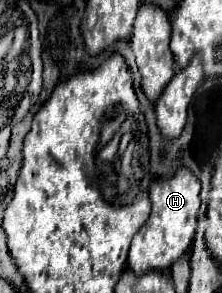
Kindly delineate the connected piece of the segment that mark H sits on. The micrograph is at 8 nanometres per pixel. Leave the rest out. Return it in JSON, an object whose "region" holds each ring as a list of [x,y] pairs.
{"region":[[[180,167],[170,179],[158,179],[150,185],[152,213],[142,229],[134,235],[128,255],[128,267],[136,273],[142,271],[168,271],[176,259],[180,259],[192,245],[196,231],[196,217],[200,209],[200,181],[192,171]]]}

